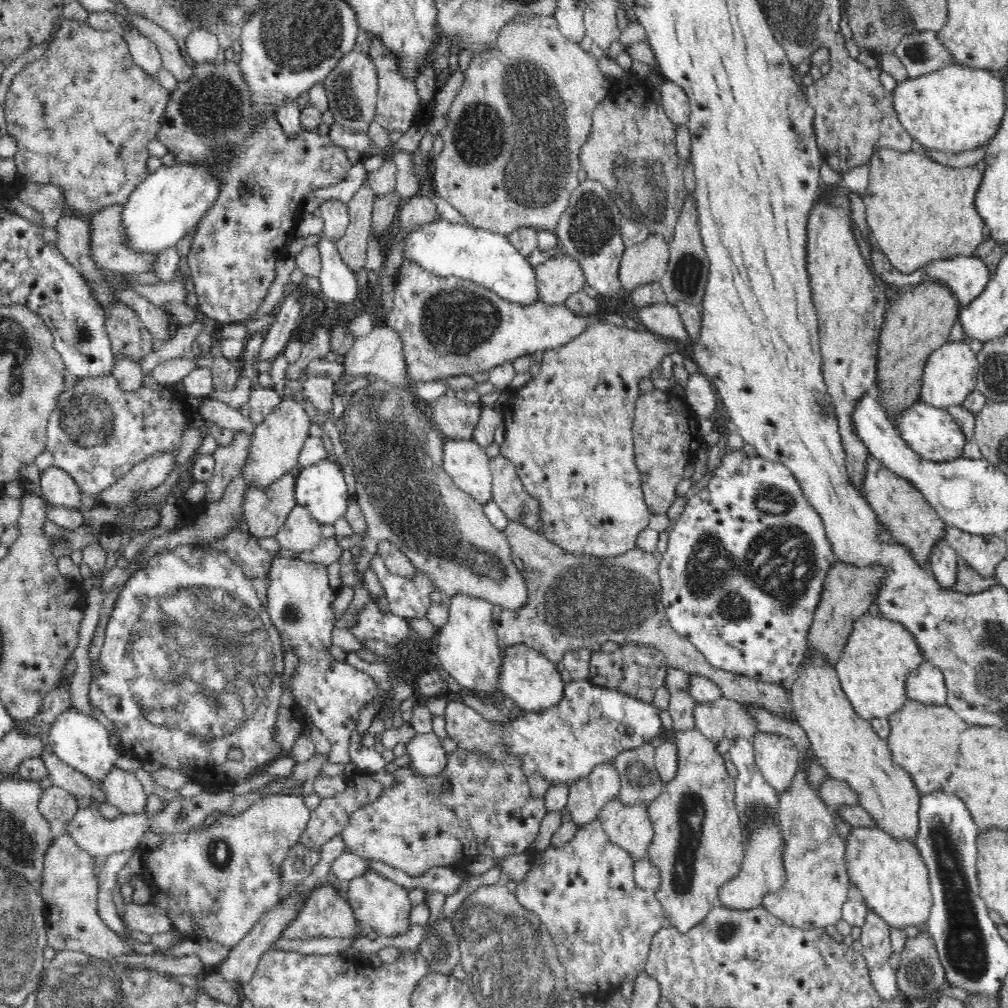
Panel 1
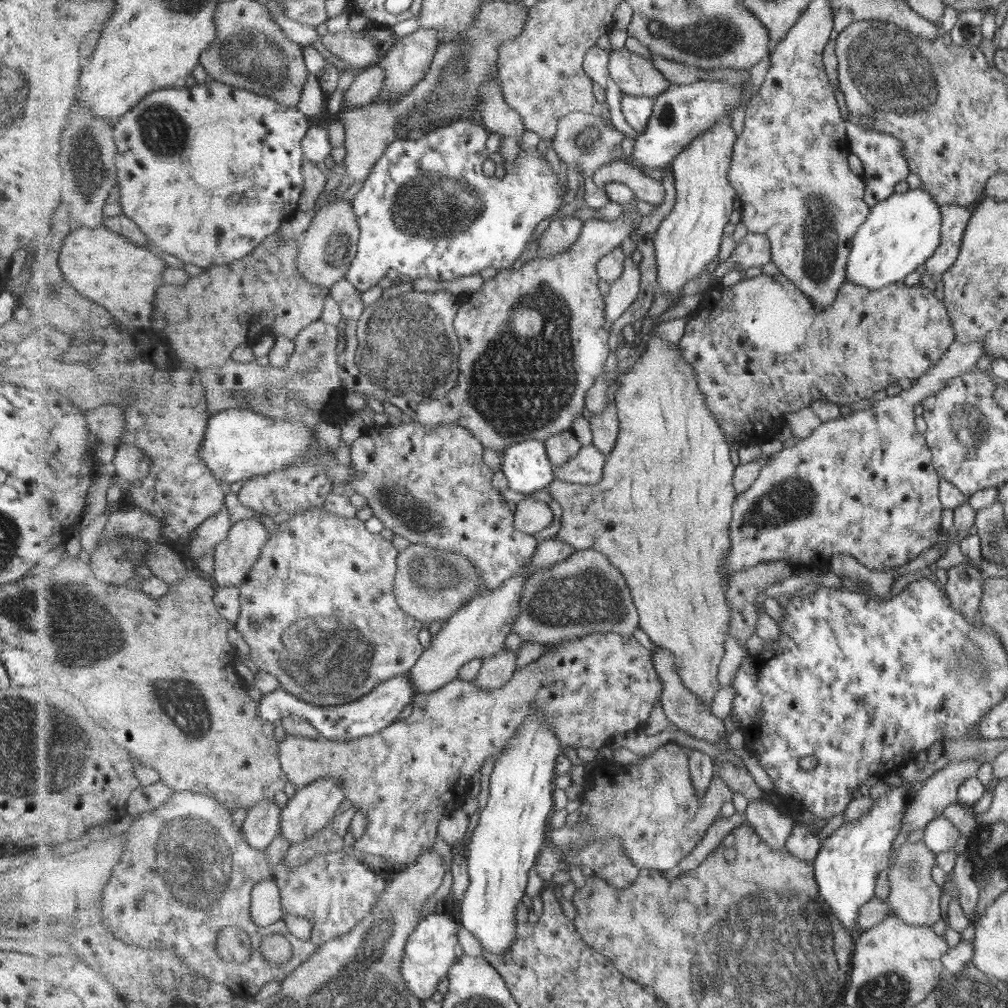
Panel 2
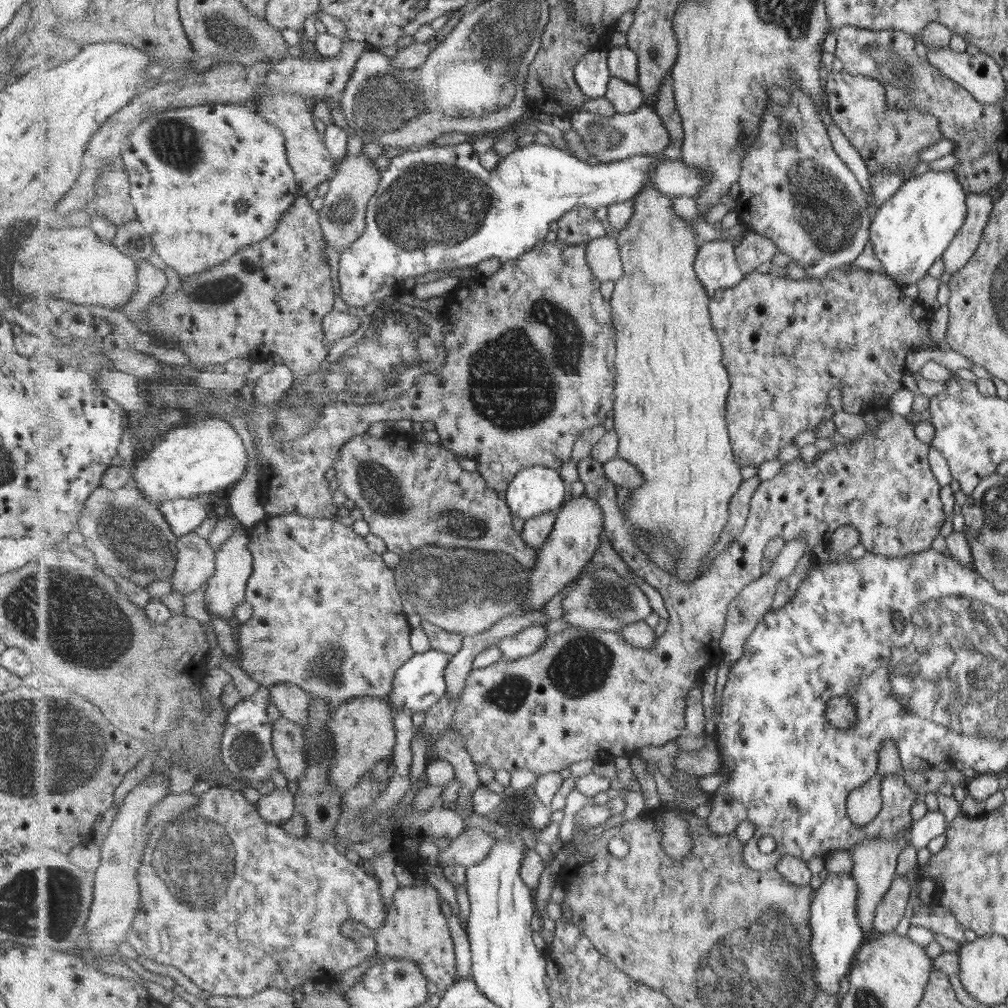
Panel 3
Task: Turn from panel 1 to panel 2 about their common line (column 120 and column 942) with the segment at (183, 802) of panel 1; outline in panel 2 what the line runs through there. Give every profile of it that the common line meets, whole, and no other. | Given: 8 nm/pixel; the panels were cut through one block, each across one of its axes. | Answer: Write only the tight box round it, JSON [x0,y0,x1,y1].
[921,816,968,854]

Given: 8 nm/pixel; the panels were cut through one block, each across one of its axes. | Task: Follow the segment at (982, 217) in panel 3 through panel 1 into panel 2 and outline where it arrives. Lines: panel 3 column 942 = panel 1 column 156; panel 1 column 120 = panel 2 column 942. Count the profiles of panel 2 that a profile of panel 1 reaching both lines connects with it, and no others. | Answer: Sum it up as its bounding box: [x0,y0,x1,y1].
[924,204,971,274]

